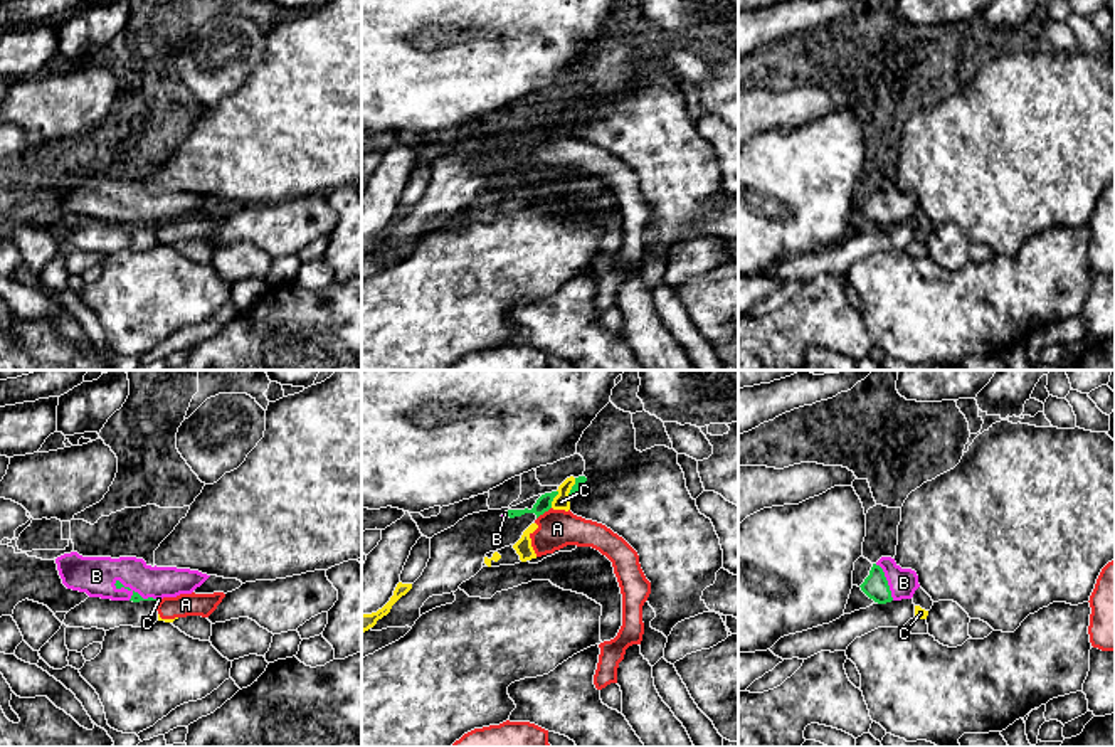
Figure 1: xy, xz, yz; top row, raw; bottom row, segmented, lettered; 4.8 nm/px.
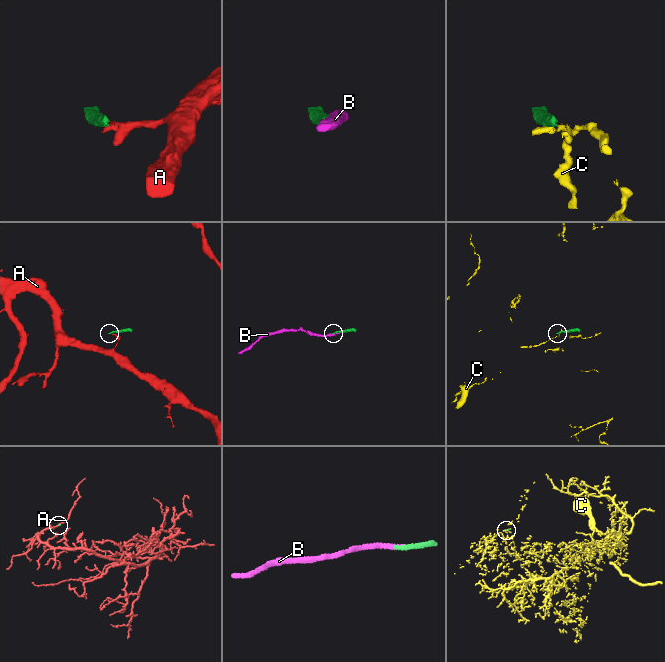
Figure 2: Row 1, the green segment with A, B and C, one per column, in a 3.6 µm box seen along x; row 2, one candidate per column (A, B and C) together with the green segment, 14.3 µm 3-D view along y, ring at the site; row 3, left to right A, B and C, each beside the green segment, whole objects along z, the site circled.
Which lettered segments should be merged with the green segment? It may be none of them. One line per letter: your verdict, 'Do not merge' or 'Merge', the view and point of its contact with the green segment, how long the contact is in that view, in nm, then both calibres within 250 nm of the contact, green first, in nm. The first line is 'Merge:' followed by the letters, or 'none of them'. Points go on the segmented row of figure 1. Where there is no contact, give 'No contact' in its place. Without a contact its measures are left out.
Merge: B
A: Do not merge. Touches green at xz (544, 512). Shared border 90 nm. Thickness 80 nm (green) against 190 nm
B: Merge. Touches green at yz (887, 581). Shared border 200 nm. Thickness 120 nm (green) against 140 nm
C: Do not merge. Touches green at xz (570, 490). Shared border 120 nm. Thickness 40 nm (green) against 80 nm

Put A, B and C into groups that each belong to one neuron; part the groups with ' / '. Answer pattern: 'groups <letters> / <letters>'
groups A C / B

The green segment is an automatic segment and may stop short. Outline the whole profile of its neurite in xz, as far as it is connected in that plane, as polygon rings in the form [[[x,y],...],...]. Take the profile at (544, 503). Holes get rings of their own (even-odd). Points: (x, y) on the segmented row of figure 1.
[[[558,491],[545,493],[536,500],[536,503],[533,505],[531,510],[528,510],[528,508],[525,508],[525,510],[508,510],[508,517],[515,518],[515,517],[521,517],[525,513],[535,513],[536,518],[538,518],[540,515],[543,515],[545,511],[548,511],[552,508],[552,501],[557,495],[558,495]]]

